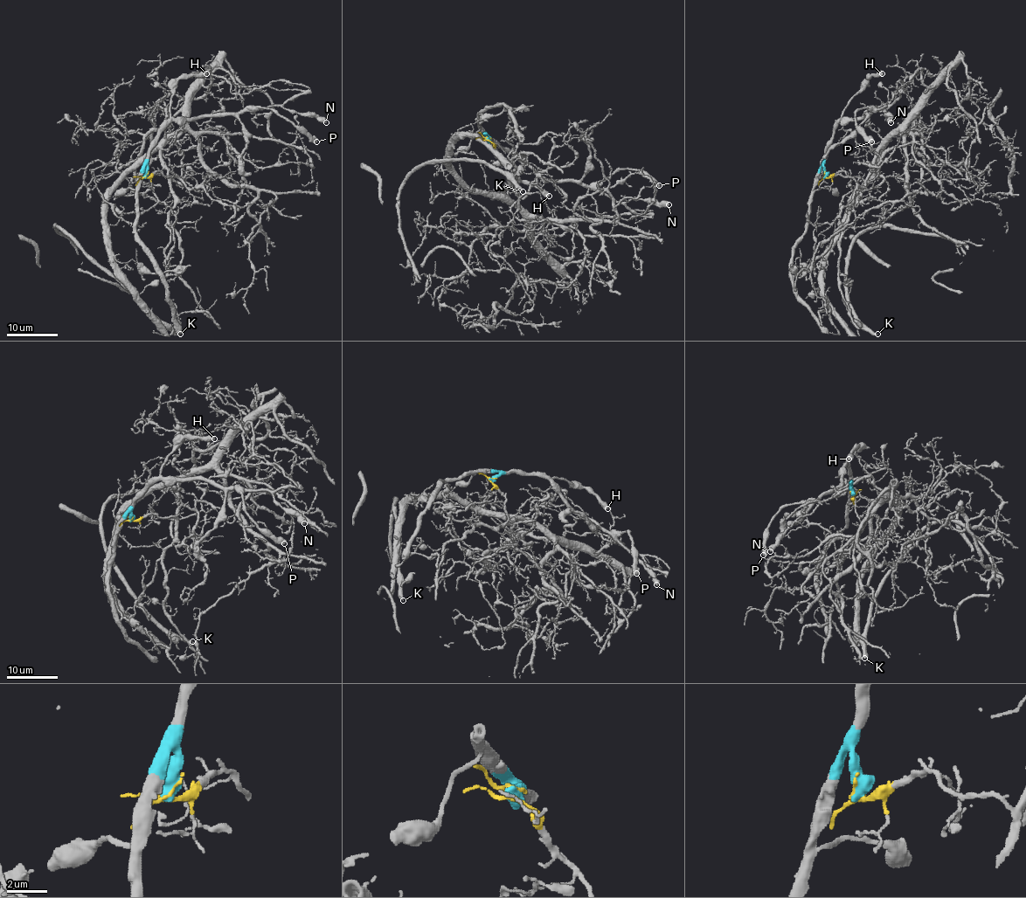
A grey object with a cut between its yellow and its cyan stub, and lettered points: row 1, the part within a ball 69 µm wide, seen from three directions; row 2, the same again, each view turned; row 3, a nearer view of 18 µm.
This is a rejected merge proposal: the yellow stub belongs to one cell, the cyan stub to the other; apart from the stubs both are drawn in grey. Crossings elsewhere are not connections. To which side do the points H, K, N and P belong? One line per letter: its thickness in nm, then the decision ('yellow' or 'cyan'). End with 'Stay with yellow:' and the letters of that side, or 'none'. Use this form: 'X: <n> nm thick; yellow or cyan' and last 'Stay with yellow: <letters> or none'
H: 650 nm thick; cyan
K: 360 nm thick; yellow
N: 600 nm thick; cyan
P: 650 nm thick; cyan
Stay with yellow: K

